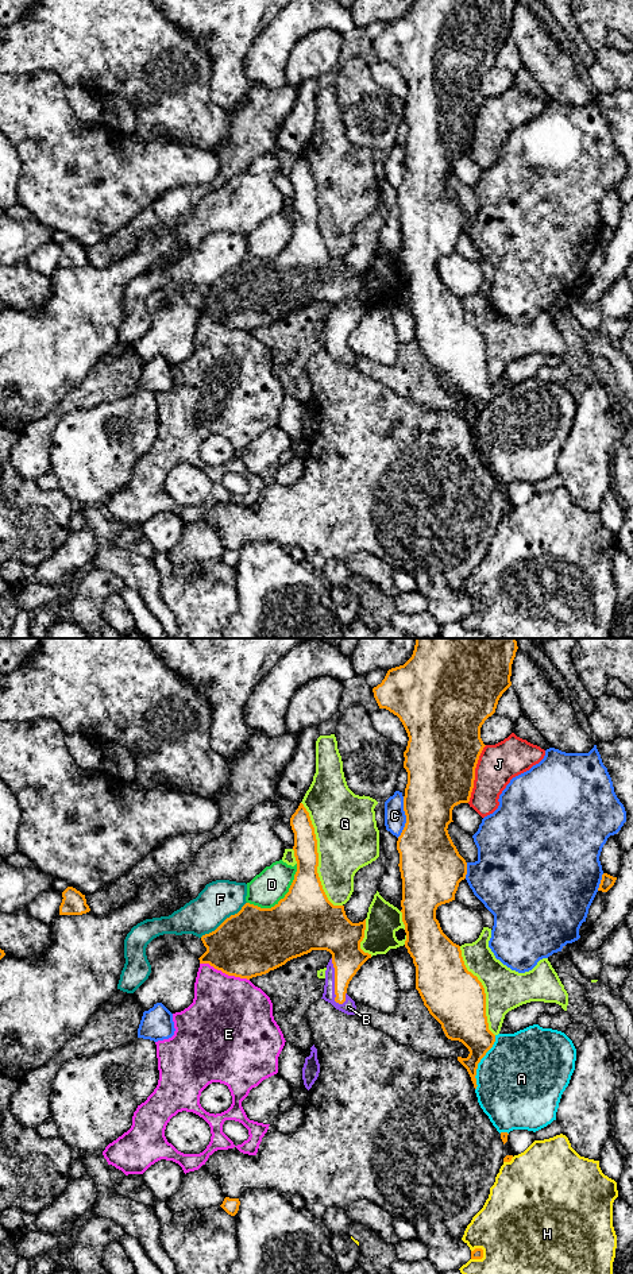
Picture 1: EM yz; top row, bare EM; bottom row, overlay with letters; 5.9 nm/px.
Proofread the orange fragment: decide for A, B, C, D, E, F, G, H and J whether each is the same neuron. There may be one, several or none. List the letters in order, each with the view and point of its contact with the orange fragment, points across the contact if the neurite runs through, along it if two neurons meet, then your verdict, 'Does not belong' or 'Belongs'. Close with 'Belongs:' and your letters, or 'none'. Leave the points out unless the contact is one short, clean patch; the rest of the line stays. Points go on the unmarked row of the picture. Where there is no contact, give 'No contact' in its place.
A: Touches orange at yz (479, 413). Does not belong
B: Touches orange at yz (335, 335). Path across: yz (343, 294), (343, 319), (335, 335), (335, 352), (348, 359). Belongs
C: Touches orange at yz (406, 169). Does not belong
D: Touches orange at yz (281, 251). Does not belong
E: Touches orange at yz (224, 324). Does not belong
F: Touches orange at yz (224, 273). Does not belong
G: Touches orange at yz (317, 209). Does not belong
H: Touches orange at yz (481, 610). Does not belong
J: Touches orange at yz (474, 126). Does not belong
Belongs: B

